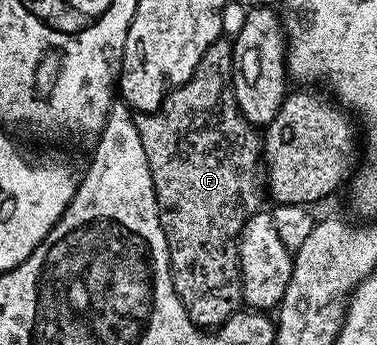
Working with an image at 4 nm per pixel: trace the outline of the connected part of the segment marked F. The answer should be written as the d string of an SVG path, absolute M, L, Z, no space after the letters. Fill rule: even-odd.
M221 39L210 43L206 47L206 55L198 59L198 67L194 67L194 75L182 87L168 94L168 98L160 104L152 113L141 113L136 117L138 135L142 139L142 148L146 151L146 163L150 163L150 175L156 192L156 202L160 208L160 222L166 235L168 254L170 255L170 267L172 268L172 282L176 288L176 294L180 302L186 307L190 319L202 329L215 329L222 325L230 315L237 312L242 305L242 283L240 282L240 232L242 227L256 214L261 212L260 200L266 197L262 188L262 133L255 125L248 124L248 120L240 113L240 108L234 95L234 55L232 54L232 41Z

